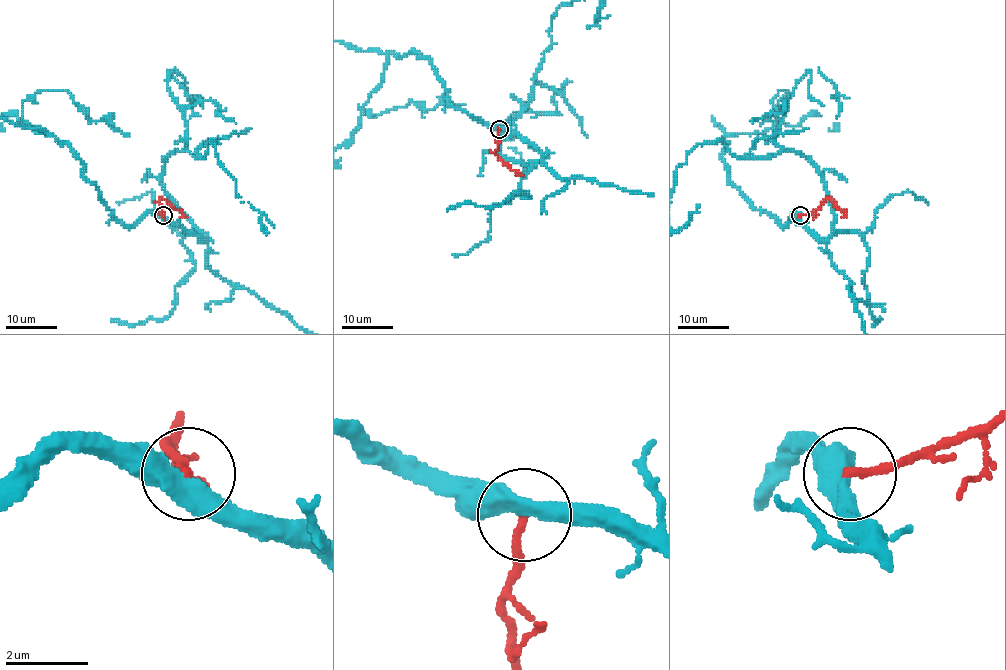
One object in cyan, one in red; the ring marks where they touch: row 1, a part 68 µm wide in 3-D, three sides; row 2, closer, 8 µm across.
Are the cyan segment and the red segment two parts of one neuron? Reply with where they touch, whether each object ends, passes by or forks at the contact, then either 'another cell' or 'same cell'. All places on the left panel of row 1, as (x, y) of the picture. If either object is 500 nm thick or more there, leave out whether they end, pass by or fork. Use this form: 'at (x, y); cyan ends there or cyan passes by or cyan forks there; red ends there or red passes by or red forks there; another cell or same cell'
at (163, 215); cyan passes by; red ends there; another cell

